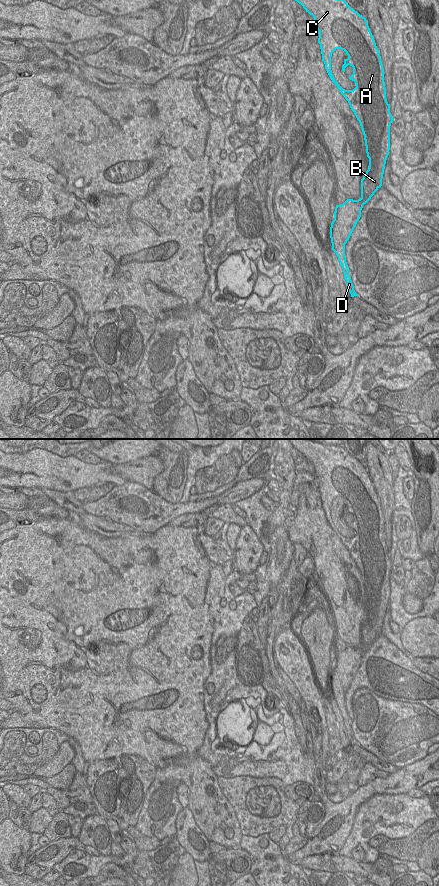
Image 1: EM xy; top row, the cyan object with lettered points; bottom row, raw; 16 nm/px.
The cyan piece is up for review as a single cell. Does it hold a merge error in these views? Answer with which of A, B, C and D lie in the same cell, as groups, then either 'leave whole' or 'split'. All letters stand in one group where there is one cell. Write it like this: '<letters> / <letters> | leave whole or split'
A B C / D | split

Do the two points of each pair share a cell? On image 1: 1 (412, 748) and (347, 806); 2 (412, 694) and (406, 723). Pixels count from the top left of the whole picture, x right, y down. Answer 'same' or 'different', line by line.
1: different
2: different

